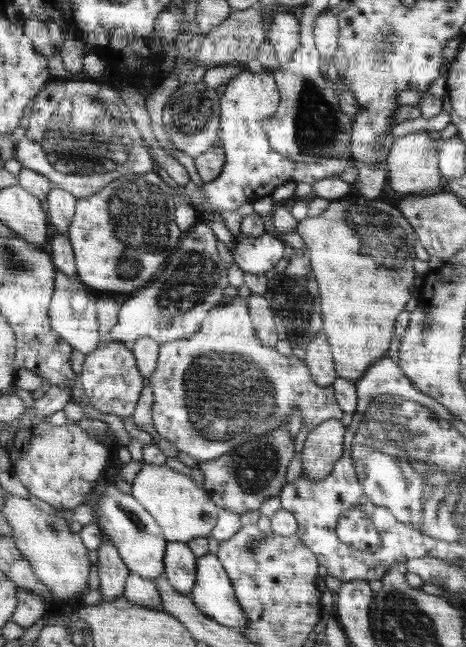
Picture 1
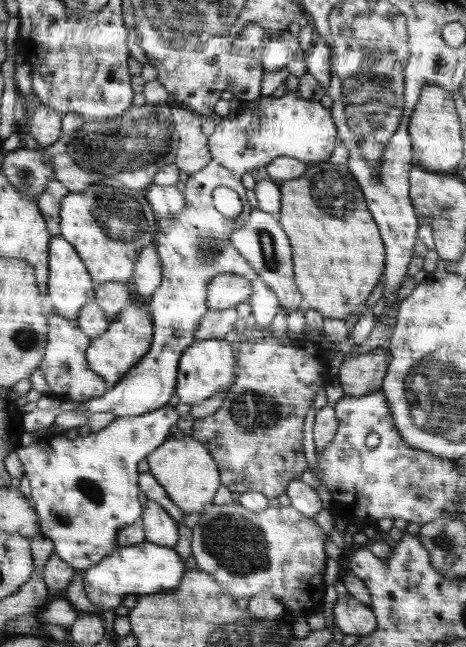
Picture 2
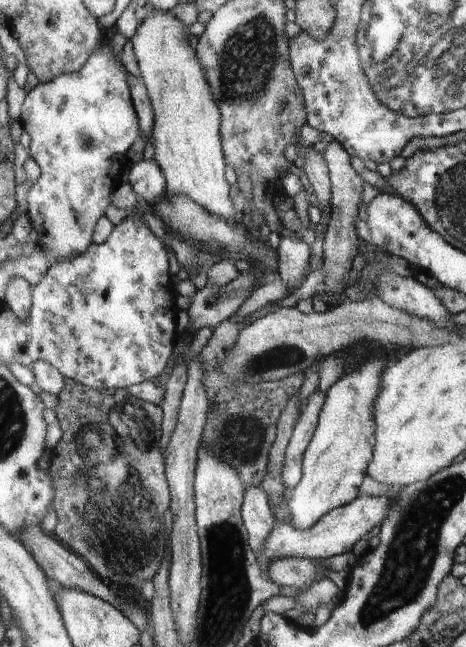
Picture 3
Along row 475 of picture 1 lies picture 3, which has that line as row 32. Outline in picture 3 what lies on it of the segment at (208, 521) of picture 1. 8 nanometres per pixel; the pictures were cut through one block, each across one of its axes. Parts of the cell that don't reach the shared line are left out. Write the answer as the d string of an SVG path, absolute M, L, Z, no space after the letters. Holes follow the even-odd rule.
M156 8L154 16L150 16L139 28L138 34L132 39L135 54L139 62L141 74L146 81L154 108L156 120L154 125L155 160L160 164L160 170L166 180L165 194L167 196L188 196L200 207L216 216L224 216L226 220L235 220L238 214L234 202L230 202L230 190L224 178L224 156L220 150L220 114L214 102L212 90L208 86L207 70L200 60L197 50L190 44L190 33L178 17L170 10Z

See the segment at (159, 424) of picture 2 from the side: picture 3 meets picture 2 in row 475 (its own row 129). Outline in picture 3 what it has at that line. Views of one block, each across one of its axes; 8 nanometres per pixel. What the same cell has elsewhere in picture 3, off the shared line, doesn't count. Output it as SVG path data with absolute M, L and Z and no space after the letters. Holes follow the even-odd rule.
M112 40L103 47L82 71L60 75L58 79L41 83L29 92L22 108L22 123L32 135L31 156L42 168L41 177L29 191L28 214L32 216L38 234L36 246L58 260L86 254L94 244L96 224L106 216L112 204L112 194L121 183L122 160L141 138L139 111L132 96L131 74L125 68L121 54L116 55Z

